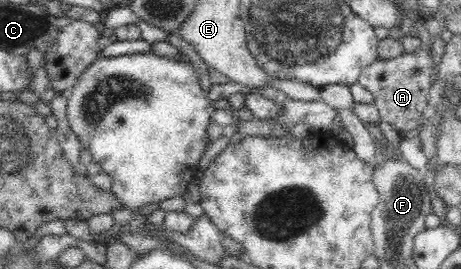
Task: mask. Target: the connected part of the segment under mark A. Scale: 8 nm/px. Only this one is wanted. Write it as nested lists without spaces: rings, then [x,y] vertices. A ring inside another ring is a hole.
[[[429,45],[426,48],[419,46],[413,53],[404,51],[402,55],[389,60],[379,59],[363,69],[356,82],[373,95],[374,101],[371,105],[380,113],[382,124],[396,129],[402,140],[407,133],[418,128],[423,110],[427,107],[430,86],[436,73],[432,57],[431,45]]]

